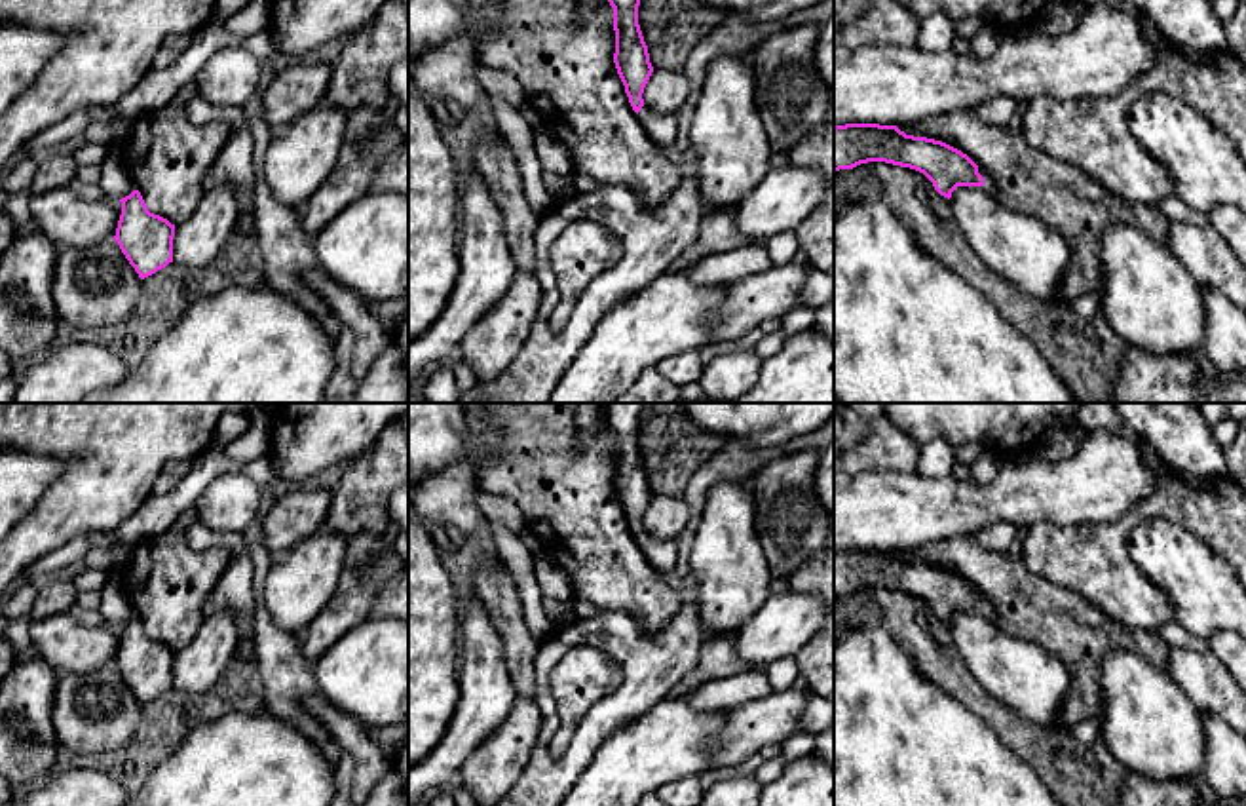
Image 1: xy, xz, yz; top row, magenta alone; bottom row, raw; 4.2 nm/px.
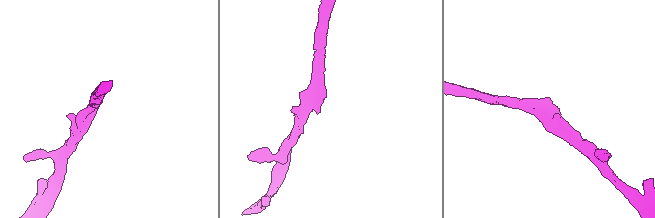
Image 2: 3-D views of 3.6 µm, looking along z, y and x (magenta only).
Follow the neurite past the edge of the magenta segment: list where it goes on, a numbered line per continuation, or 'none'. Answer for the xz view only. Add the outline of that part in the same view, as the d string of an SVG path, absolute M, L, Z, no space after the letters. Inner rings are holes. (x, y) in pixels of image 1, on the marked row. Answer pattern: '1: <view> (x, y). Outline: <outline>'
1: xz (663, 128). Outline: M644 105L638 118L655 144L667 148L674 143L680 124L676 114L655 114Z

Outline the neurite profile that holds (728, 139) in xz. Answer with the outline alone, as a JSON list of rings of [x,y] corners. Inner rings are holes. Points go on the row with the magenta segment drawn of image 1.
[[[752,51],[714,59],[689,127],[701,200],[739,207],[769,173],[771,146],[754,95]]]

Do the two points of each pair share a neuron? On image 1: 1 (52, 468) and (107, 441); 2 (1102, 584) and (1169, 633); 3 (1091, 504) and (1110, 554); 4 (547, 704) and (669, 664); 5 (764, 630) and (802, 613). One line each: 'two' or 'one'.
1: two
2: two
3: two
4: one
5: one

